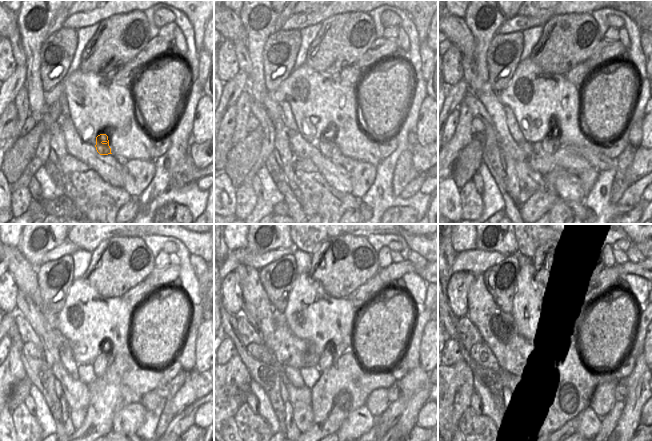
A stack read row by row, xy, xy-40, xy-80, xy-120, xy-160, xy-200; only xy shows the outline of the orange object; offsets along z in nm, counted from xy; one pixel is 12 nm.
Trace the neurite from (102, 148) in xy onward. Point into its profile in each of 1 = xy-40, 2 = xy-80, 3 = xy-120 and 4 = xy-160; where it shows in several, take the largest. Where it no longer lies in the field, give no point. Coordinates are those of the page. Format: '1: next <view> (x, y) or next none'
1: next xy-40 (326, 145)
2: next xy-80 (550, 144)
3: next xy-120 (100, 366)
4: next xy-160 (328, 356)

